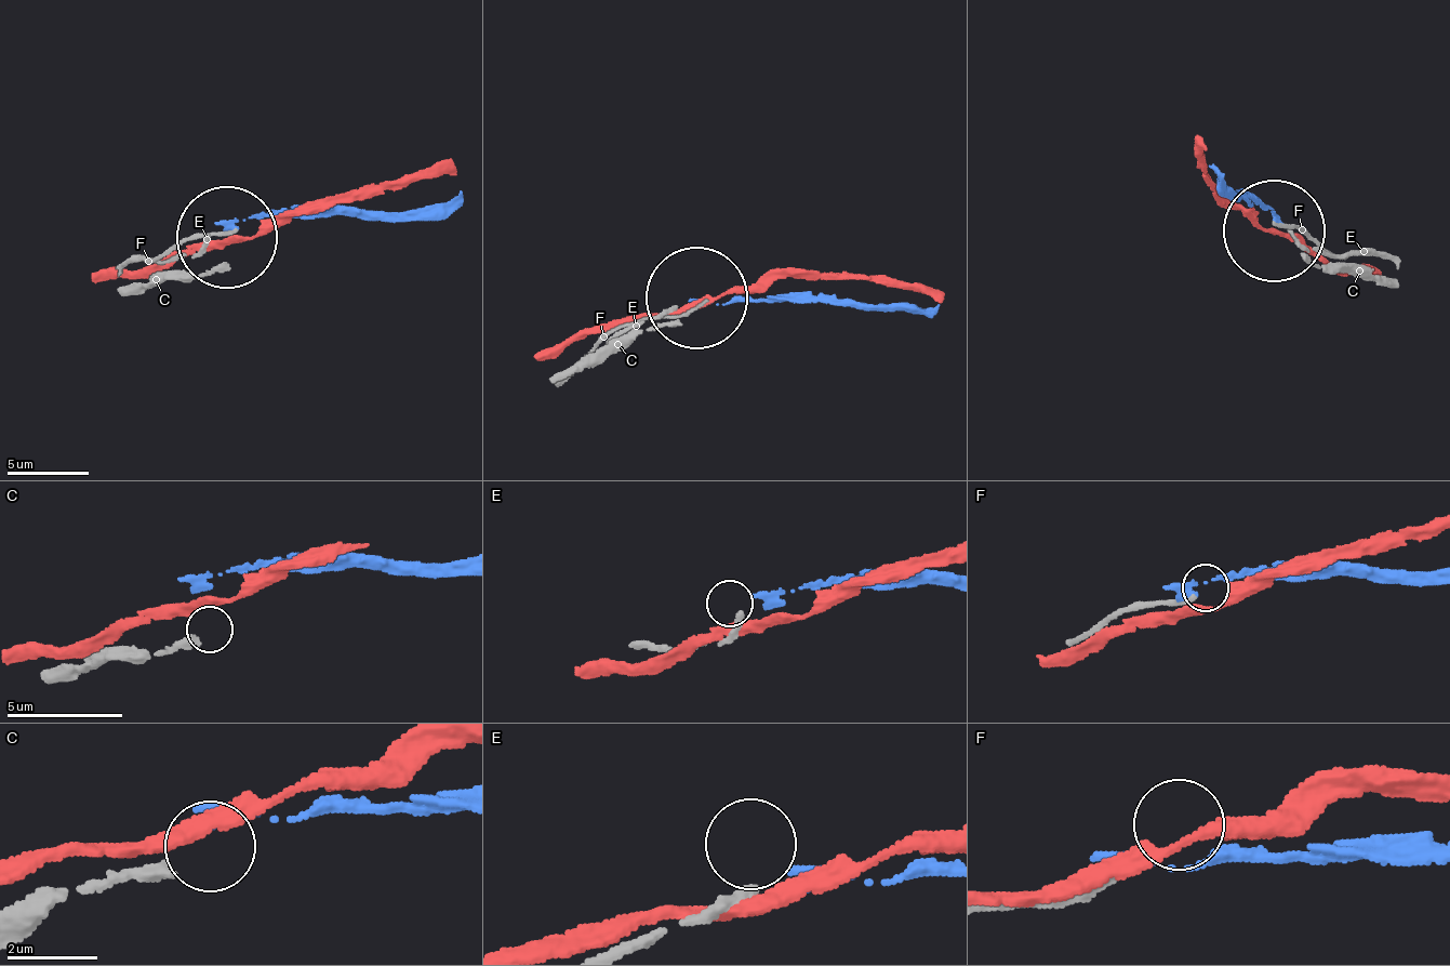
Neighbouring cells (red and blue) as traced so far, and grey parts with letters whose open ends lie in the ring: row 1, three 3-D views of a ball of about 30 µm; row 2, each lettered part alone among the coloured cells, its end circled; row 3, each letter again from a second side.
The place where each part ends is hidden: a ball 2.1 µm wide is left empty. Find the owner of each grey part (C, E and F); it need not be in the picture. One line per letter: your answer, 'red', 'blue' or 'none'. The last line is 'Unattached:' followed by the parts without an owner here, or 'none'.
C: none
E: none
F: red
Unattached: C, E

